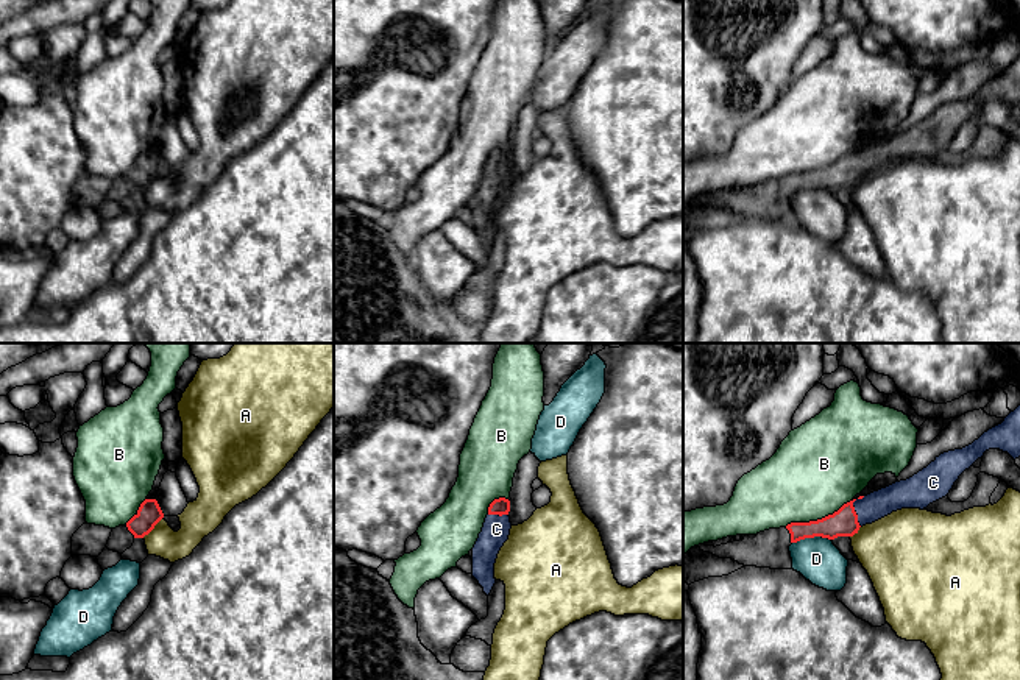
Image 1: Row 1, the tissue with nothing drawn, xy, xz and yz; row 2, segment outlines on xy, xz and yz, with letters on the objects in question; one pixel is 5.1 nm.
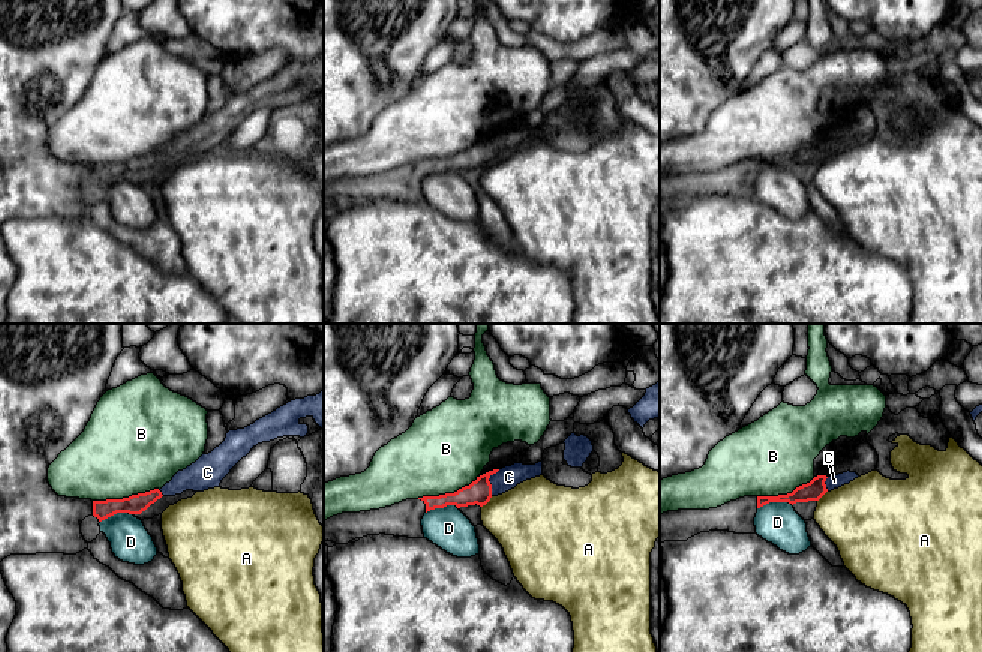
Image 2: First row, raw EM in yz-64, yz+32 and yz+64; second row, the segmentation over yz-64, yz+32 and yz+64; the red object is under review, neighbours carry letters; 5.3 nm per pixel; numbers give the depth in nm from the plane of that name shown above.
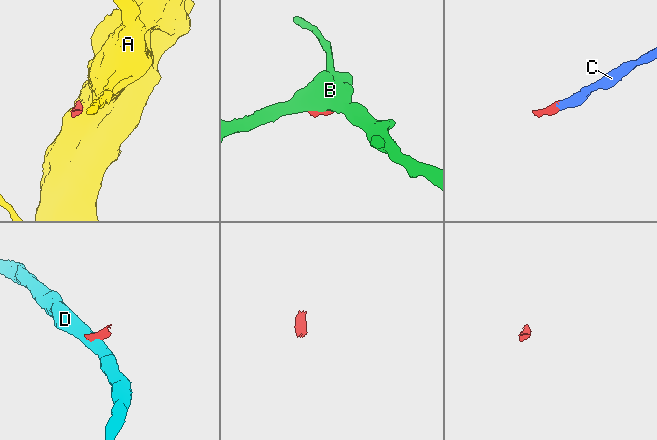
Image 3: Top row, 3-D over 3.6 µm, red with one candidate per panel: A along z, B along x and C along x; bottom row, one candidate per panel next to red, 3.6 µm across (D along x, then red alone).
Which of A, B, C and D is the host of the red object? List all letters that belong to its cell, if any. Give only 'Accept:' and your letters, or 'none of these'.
Accept: C

